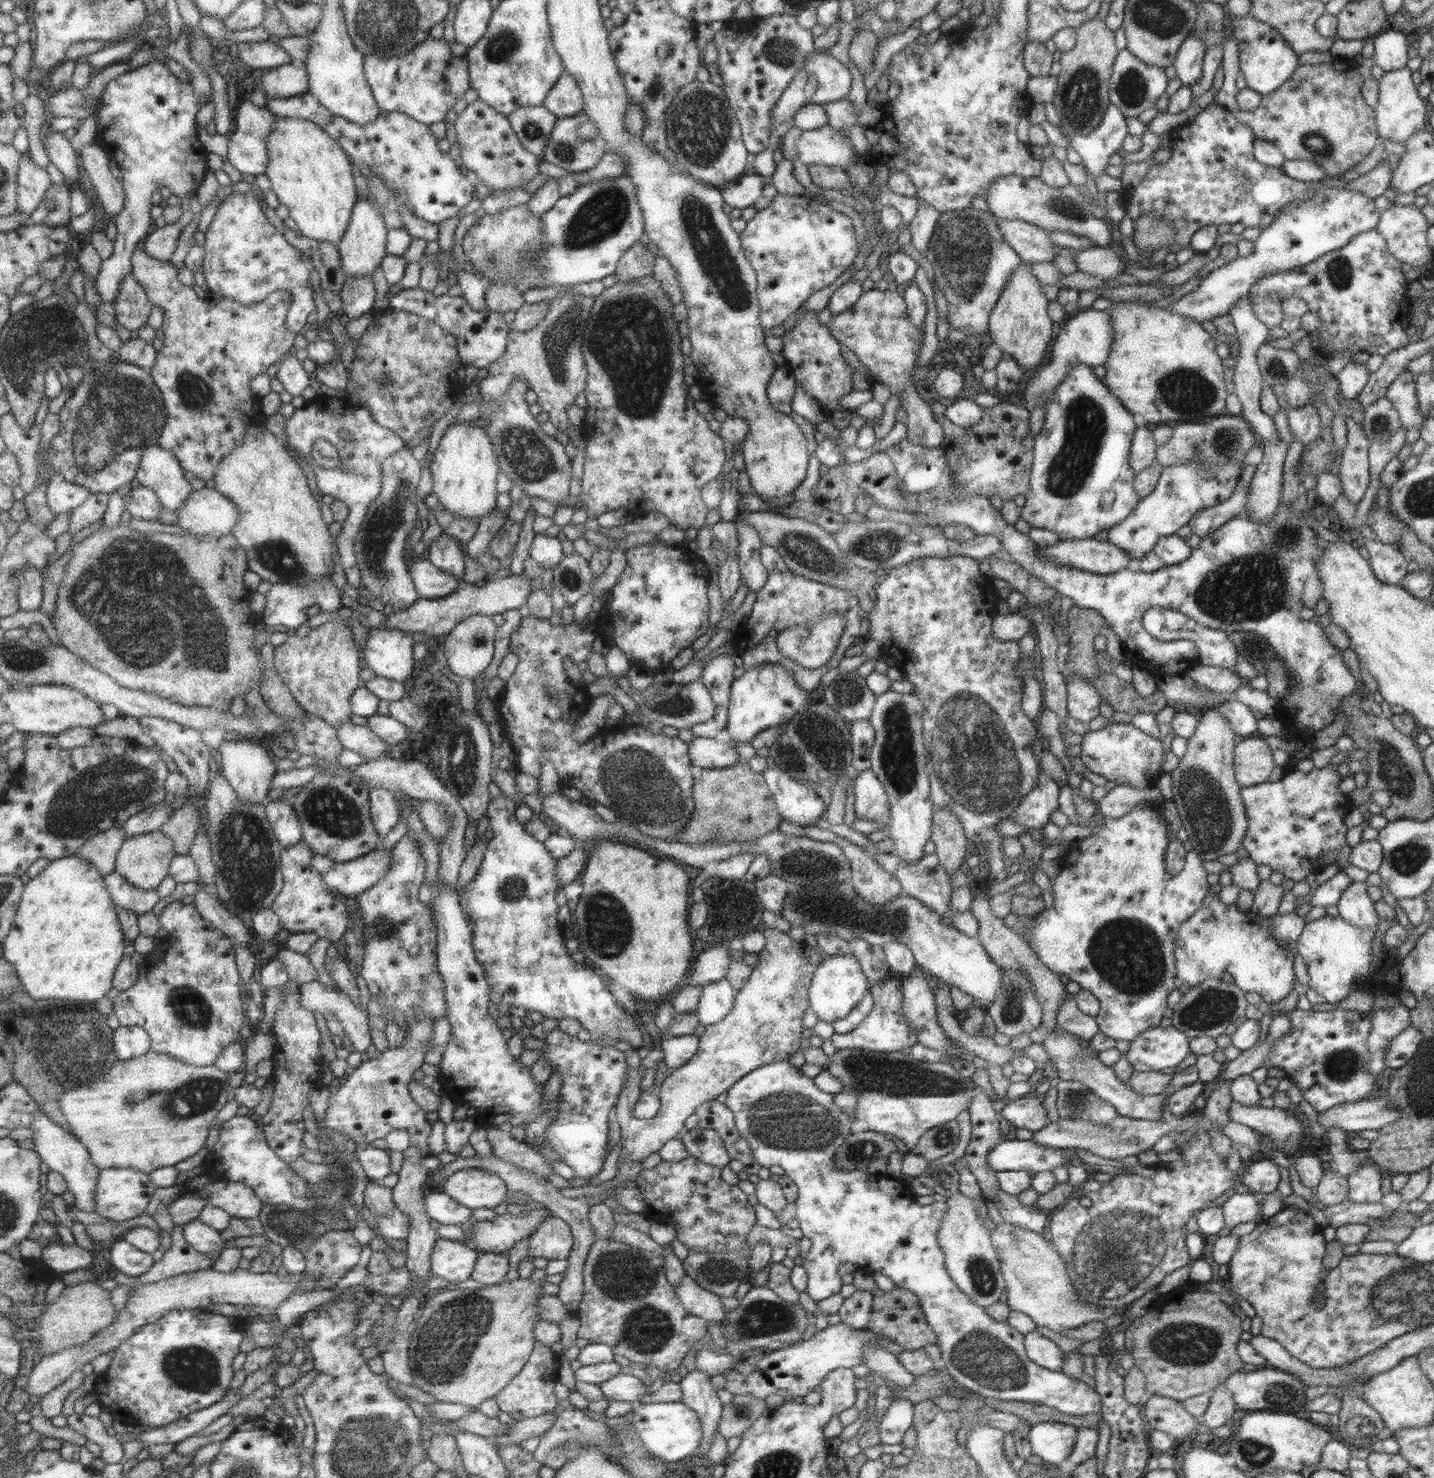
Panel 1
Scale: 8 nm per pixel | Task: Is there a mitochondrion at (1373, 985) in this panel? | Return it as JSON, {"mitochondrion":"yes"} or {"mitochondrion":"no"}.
{"mitochondrion":"no"}

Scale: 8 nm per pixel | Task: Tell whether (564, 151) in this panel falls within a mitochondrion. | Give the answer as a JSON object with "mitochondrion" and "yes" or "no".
{"mitochondrion":"yes"}

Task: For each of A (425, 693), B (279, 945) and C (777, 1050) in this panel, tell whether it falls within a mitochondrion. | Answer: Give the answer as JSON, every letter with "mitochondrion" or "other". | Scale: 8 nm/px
{"A":"other","B":"other","C":"other"}

